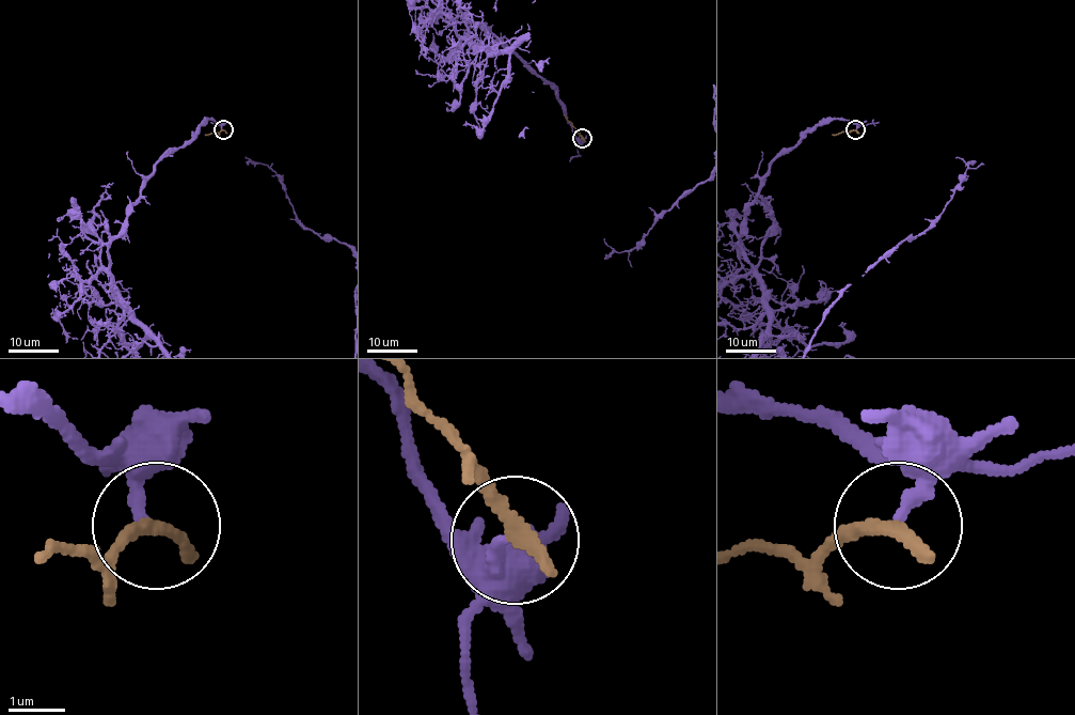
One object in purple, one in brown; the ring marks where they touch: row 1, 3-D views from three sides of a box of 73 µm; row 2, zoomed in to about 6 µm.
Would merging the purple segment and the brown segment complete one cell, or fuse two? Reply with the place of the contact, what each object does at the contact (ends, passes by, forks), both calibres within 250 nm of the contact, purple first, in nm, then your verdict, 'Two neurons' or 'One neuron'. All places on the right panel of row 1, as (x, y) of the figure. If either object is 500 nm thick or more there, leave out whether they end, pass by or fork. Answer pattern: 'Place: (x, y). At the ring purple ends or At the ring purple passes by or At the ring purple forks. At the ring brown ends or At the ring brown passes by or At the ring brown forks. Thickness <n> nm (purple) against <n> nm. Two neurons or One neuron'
Place: (855, 129). At the ring purple ends. At the ring brown ends. Thickness 240 nm (purple) against 320 nm. Two neurons

